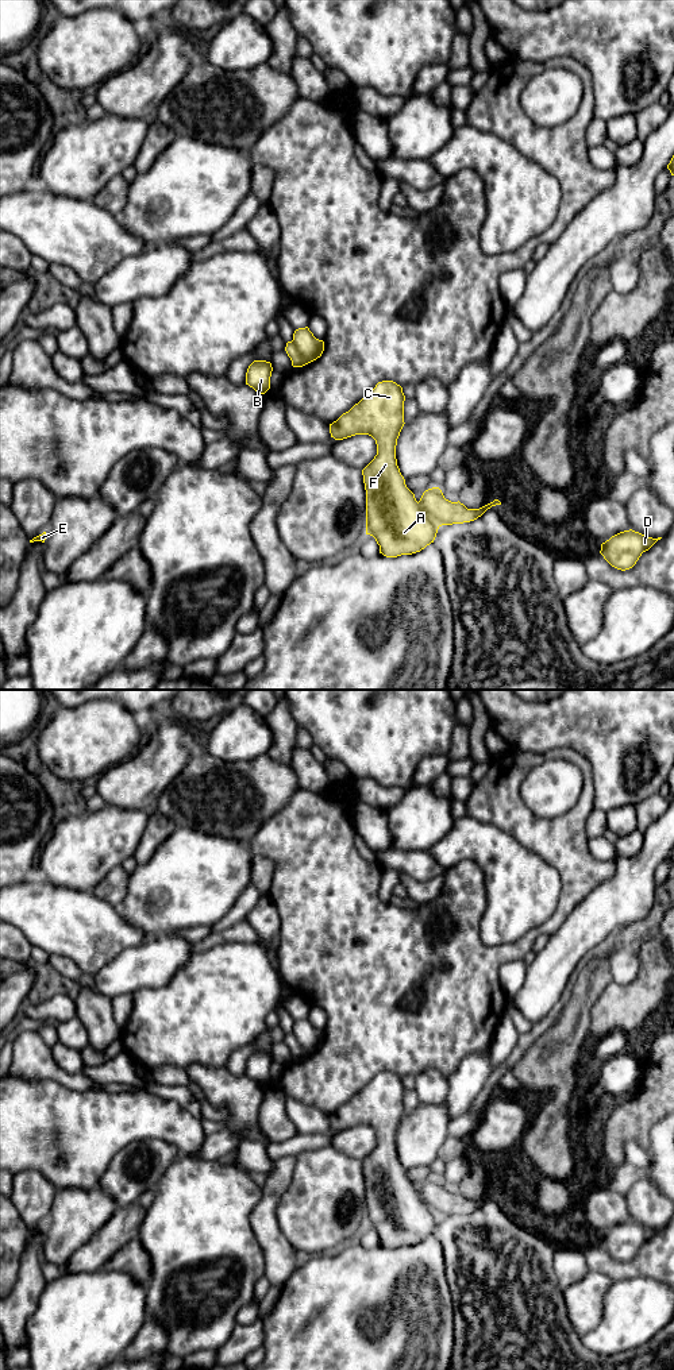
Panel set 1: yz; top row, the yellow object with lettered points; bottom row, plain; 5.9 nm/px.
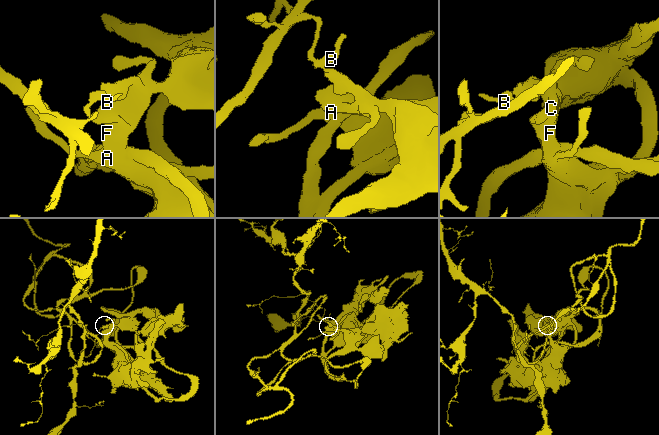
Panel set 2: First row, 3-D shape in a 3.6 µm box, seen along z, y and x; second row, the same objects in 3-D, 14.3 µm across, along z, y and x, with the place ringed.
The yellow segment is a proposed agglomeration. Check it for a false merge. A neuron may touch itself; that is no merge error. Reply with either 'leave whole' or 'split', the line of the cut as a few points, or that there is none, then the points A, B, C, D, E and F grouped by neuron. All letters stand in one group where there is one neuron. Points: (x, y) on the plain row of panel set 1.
split | yz (292, 1031), (296, 1041), (308, 1053) | A C D E F / B

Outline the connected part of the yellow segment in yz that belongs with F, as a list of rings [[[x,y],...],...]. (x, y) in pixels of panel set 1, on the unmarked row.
[[[382,1072],[348,1103],[330,1115],[330,1124],[335,1131],[355,1126],[369,1126],[375,1131],[377,1146],[362,1161],[366,1181],[366,1226],[375,1230],[380,1244],[386,1249],[420,1243],[434,1234],[442,1216],[474,1212],[492,1197],[501,1196],[498,1190],[494,1190],[479,1200],[467,1200],[459,1192],[446,1190],[439,1178],[425,1181],[420,1192],[416,1192],[415,1185],[405,1176],[396,1150],[397,1130],[405,1115],[404,1092],[405,1087],[400,1076],[393,1072]]]

